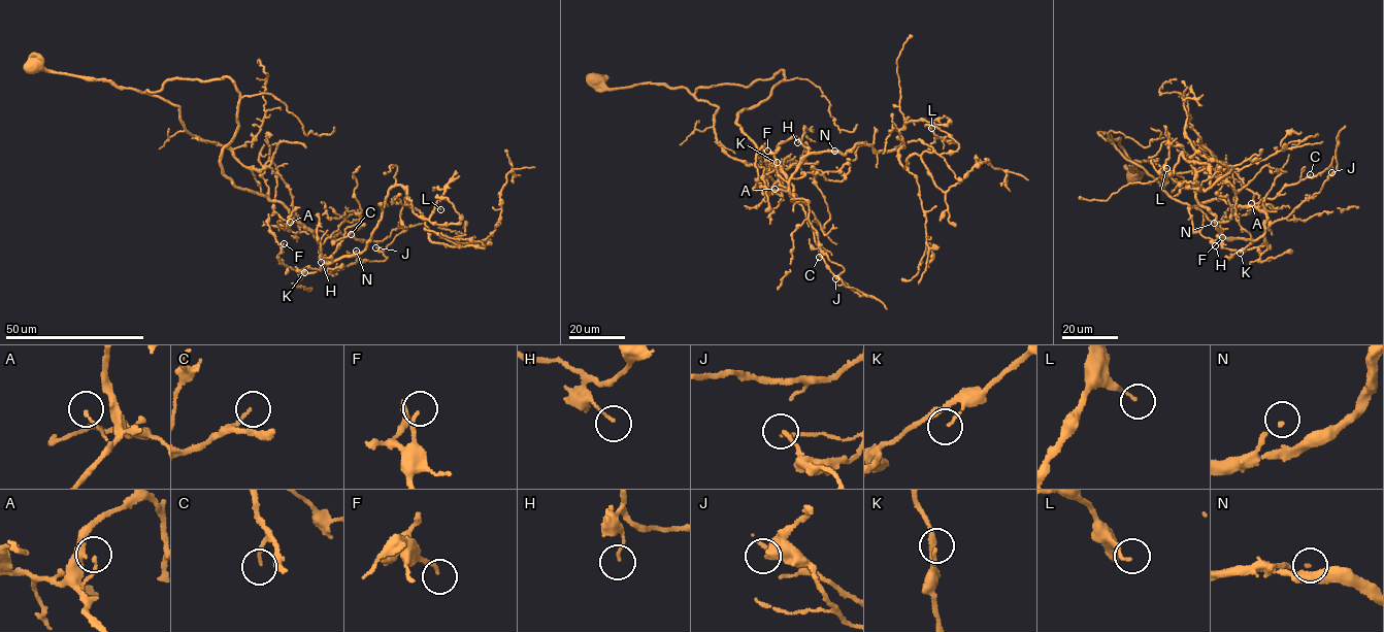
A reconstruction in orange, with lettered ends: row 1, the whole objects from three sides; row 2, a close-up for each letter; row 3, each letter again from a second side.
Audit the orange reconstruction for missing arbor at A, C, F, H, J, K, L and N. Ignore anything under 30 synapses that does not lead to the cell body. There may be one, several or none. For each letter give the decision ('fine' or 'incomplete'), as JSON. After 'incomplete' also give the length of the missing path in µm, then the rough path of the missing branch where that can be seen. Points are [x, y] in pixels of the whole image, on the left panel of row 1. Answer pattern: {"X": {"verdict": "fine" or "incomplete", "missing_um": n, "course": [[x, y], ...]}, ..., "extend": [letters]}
{"A": {"verdict": "fine"}, "C": {"verdict": "fine"}, "F": {"verdict": "fine"}, "H": {"verdict": "fine"}, "J": {"verdict": "fine"}, "K": {"verdict": "fine"}, "L": {"verdict": "fine"}, "N": {"verdict": "incomplete", "missing_um": 60, "course": [[356, 251], [364, 237], [364, 218], [358, 206], [334, 206], [322, 202], [316, 195]]}, "extend": ["N"]}

